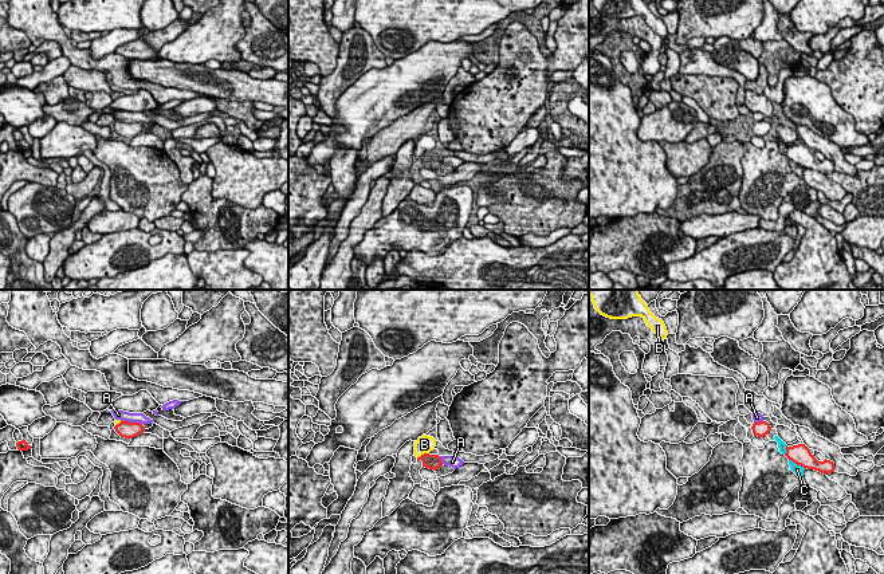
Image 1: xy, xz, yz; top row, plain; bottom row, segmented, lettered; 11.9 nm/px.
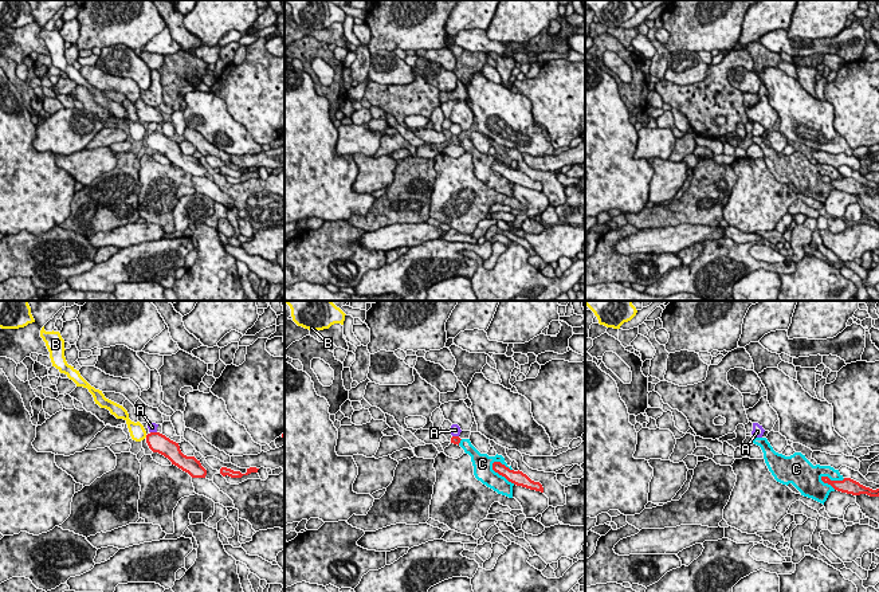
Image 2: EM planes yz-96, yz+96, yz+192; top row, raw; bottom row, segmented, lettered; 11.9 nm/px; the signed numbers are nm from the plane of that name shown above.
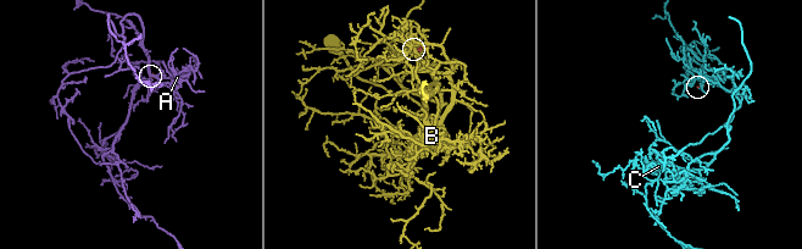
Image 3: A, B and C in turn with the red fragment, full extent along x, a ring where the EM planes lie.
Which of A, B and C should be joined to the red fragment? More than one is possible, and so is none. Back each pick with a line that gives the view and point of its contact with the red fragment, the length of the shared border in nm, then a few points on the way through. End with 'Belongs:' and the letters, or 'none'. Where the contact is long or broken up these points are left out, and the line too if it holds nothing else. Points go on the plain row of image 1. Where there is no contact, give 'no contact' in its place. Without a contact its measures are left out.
B: meets red in xz at (421, 154); contact 140 nm long; runs through xz (432, 161), (421, 154), (424, 144)
Belongs: B

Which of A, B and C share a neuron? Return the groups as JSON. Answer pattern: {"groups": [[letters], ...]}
{"groups": [["A"], ["B"], ["C"]]}

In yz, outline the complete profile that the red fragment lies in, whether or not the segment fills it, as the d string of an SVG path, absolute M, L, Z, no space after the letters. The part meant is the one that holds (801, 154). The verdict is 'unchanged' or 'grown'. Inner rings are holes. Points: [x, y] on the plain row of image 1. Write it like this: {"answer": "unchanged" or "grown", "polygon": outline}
{"answer": "unchanged", "polygon": "M805 144L793 146L786 145L785 156L797 165L804 166L805 169L814 169L824 174L834 172L833 161L826 158L824 161L818 161Z"}

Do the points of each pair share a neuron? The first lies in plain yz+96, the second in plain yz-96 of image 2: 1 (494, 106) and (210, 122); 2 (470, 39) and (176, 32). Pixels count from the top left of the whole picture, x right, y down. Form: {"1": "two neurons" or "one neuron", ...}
{"1": "one neuron", "2": "two neurons"}

